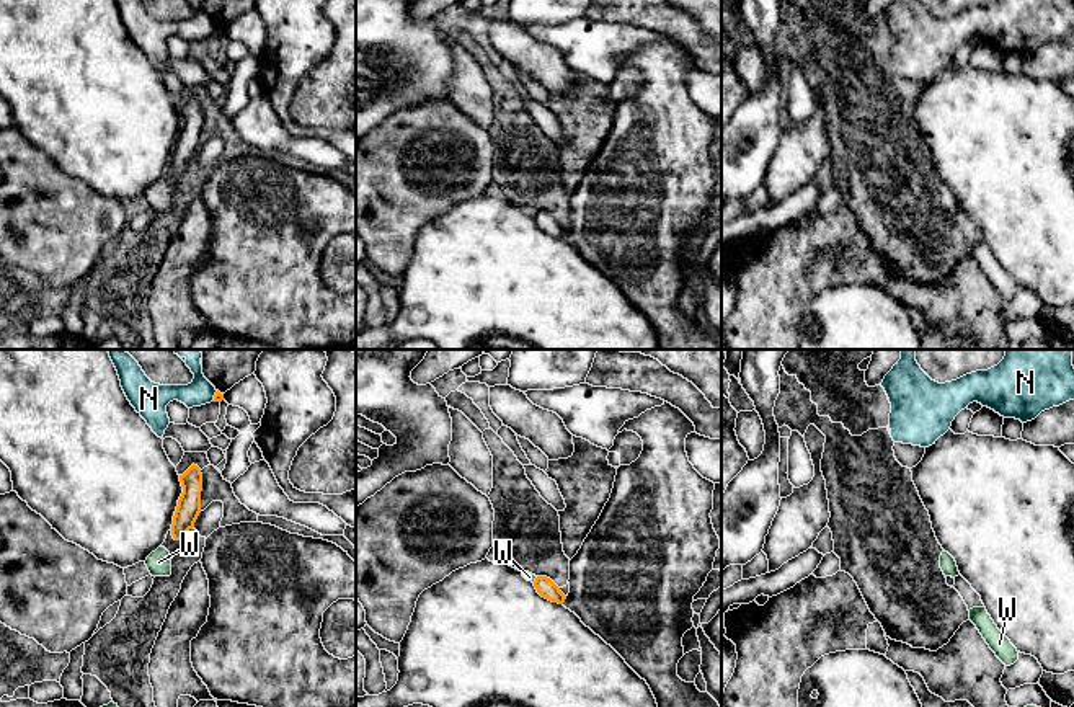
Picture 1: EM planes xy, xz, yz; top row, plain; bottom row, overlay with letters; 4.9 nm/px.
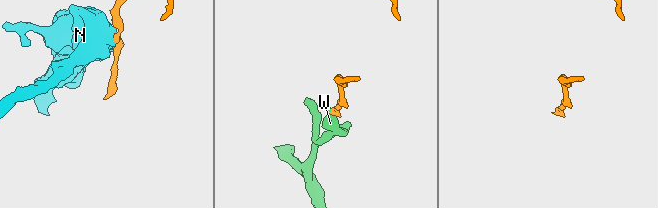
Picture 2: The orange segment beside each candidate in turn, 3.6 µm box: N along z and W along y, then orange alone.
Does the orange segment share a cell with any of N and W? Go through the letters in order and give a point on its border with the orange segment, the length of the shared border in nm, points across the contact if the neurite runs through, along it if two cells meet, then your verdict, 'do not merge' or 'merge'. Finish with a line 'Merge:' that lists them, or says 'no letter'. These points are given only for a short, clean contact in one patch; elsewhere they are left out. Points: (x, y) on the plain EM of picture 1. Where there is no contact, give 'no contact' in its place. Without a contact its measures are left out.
N: contact xy (214, 30); length 70 nm; border xy (217, 25), (211, 35); do not merge
W: contact xz (536, 214); length 40 nm; border xz (537, 211), (532, 216); do not merge
Merge: no letter

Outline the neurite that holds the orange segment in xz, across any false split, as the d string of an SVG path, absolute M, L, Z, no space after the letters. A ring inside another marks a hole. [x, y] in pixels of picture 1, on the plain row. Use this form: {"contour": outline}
{"contour": "M537 211L534 220L542 232L552 237L563 238L566 233L560 222L547 211Z"}

